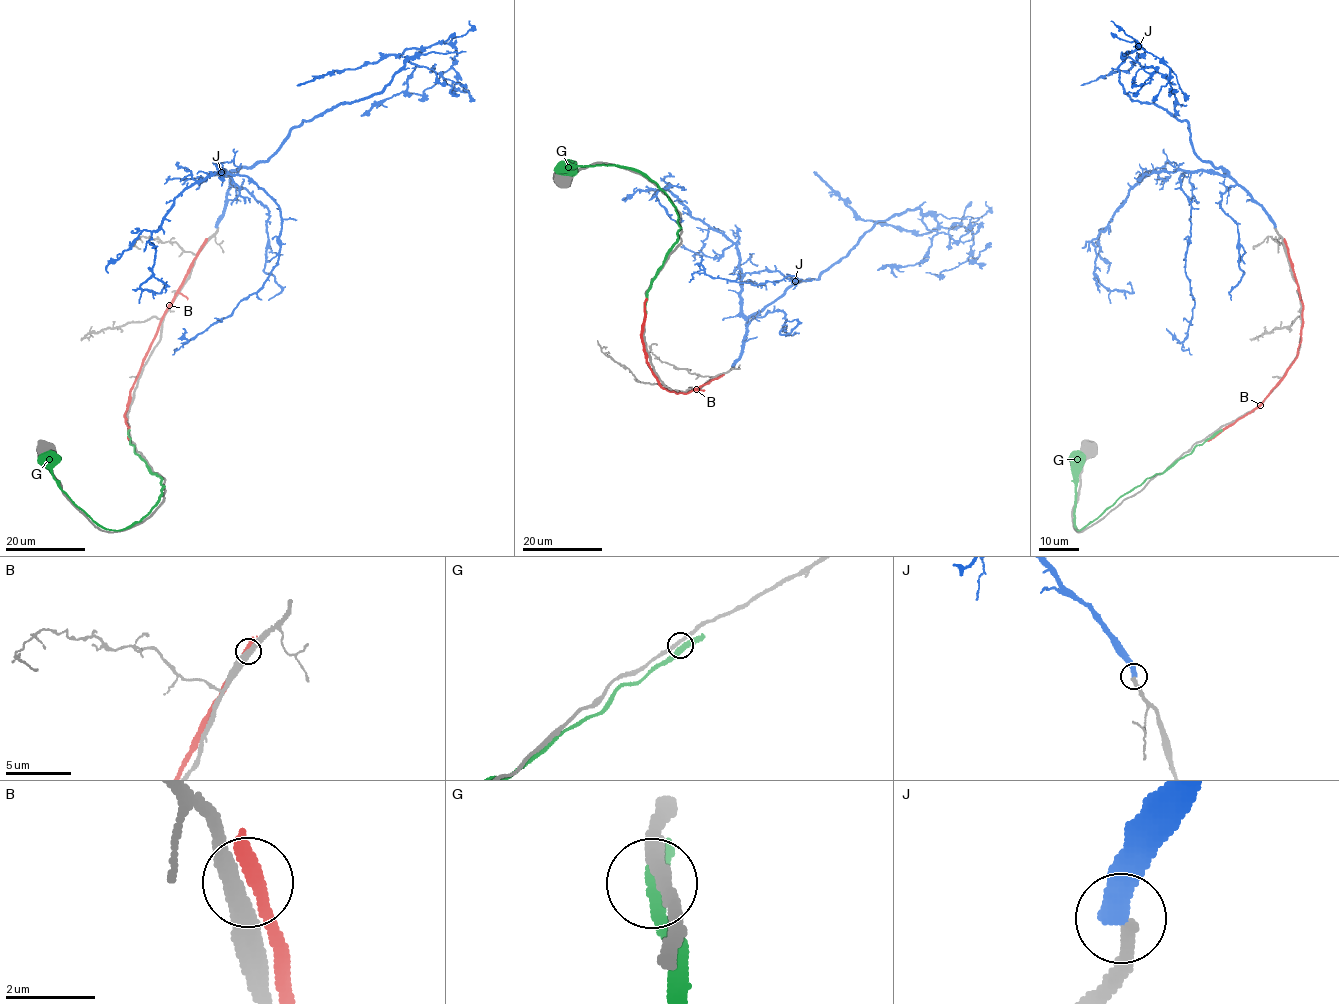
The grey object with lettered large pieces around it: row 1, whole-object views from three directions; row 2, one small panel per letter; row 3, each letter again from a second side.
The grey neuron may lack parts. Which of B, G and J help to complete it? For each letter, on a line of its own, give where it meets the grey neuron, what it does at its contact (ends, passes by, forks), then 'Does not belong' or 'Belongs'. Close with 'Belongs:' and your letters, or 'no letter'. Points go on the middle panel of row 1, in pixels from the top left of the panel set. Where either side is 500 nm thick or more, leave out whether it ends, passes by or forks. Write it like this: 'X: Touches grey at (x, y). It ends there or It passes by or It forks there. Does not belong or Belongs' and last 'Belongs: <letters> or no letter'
B: Touches grey at (721, 375). It ends there. Does not belong
G: Touches grey at (644, 305). It passes by. Does not belong
J: Touches grey at (733, 365). It ends there. Does not belong
Belongs: no letter

